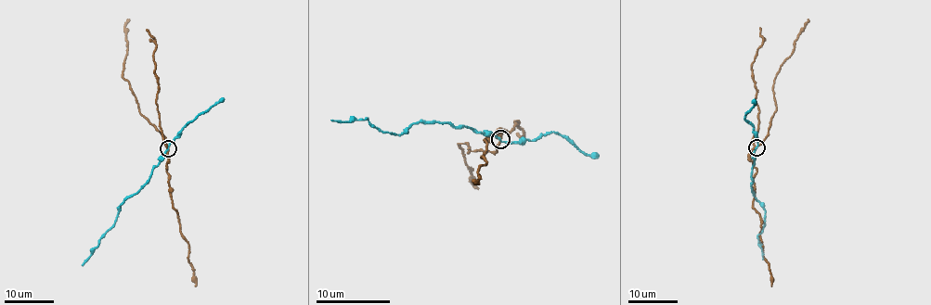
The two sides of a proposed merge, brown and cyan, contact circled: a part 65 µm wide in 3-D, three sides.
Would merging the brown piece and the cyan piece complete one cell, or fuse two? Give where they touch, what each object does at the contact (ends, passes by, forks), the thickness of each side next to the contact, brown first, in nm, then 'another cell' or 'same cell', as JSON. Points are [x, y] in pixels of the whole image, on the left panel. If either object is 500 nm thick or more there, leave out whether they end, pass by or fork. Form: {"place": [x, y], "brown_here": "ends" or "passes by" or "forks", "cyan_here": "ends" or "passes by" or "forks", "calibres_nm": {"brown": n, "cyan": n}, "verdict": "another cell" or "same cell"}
{"place": [168, 148], "brown_here": "forks", "cyan_here": "passes by", "calibres_nm": {"brown": 180, "cyan": 150}, "verdict": "same cell"}

